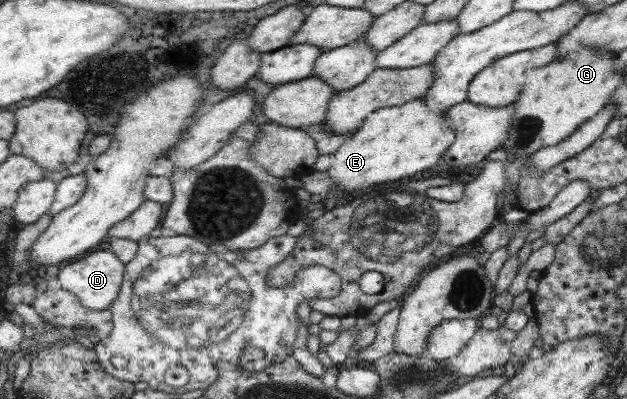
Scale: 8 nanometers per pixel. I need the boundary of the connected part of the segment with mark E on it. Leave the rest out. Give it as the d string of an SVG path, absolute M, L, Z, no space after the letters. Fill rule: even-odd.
M423 97L370 113L363 127L331 153L331 166L326 171L332 182L330 188L347 195L373 185L410 178L442 163L456 141L456 131L449 128L446 120L448 116L449 110L434 110Z

